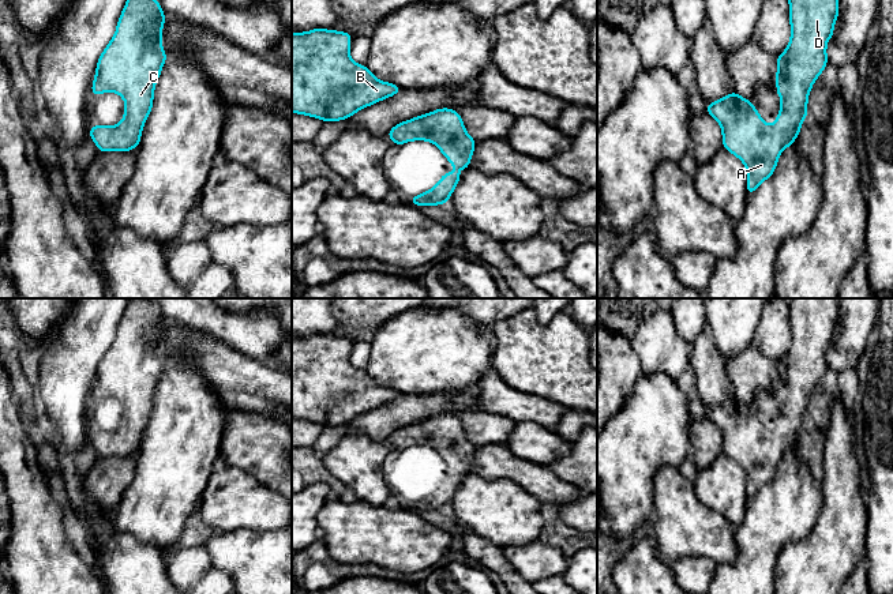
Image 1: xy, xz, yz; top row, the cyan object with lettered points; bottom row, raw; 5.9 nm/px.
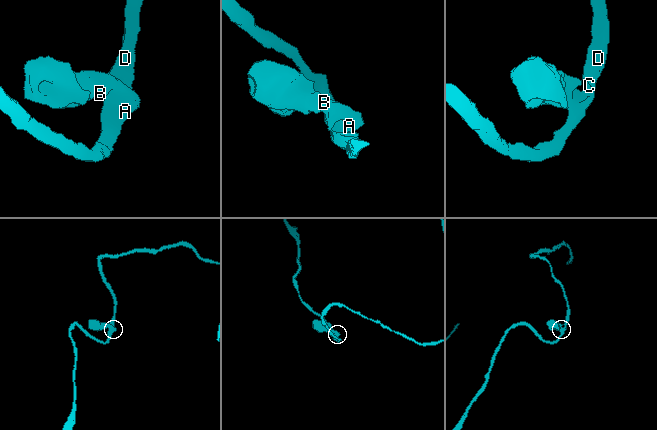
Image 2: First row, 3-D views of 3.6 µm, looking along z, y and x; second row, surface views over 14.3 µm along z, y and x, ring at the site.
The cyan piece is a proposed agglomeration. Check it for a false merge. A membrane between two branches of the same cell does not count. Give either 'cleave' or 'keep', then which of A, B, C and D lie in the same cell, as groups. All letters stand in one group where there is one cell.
keep | A B C D

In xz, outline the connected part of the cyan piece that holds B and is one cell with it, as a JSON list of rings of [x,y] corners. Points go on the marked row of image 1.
[[[326,29],[292,33],[292,113],[338,121],[402,91],[394,83],[378,80],[365,65],[349,57],[352,38],[353,35],[345,31]]]

